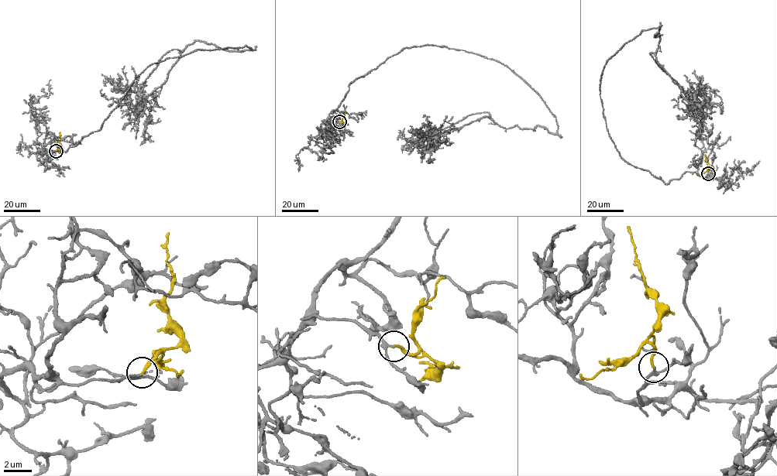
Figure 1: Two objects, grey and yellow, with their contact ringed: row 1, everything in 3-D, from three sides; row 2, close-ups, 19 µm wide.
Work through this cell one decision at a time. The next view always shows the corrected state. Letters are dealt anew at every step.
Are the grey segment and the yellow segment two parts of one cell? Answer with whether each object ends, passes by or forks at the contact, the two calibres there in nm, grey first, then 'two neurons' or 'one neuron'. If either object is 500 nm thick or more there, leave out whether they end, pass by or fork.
grey passes by; yellow ends; calibres 150 and 200 nm; one neuron

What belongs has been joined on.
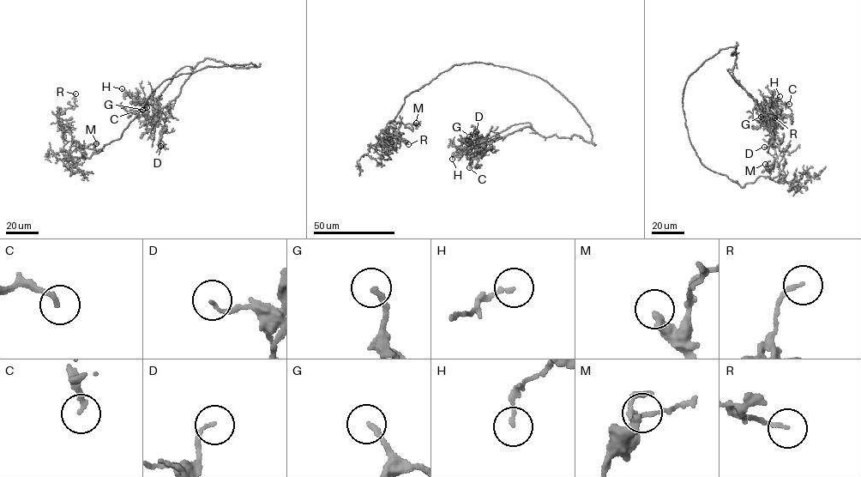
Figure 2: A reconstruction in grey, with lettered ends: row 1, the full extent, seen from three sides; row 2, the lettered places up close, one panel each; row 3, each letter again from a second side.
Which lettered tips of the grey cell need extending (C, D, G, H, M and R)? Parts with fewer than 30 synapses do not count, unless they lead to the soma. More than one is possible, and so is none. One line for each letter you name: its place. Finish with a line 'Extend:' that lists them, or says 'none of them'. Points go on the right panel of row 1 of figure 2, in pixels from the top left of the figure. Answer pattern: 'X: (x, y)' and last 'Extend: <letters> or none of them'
Extend: none of them

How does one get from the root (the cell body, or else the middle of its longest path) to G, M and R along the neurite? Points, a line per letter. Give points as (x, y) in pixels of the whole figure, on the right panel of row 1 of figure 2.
G: (685, 87), (706, 60), (734, 47), (733, 75), (763, 111), (767, 123), (761, 117)
M: (685, 87), (682, 101), (686, 127), (701, 161), (743, 187), (760, 176), (769, 177), (765, 164)
R: (685, 87), (685, 123), (697, 156), (741, 187), (769, 177), (777, 157), (771, 144), (774, 117)

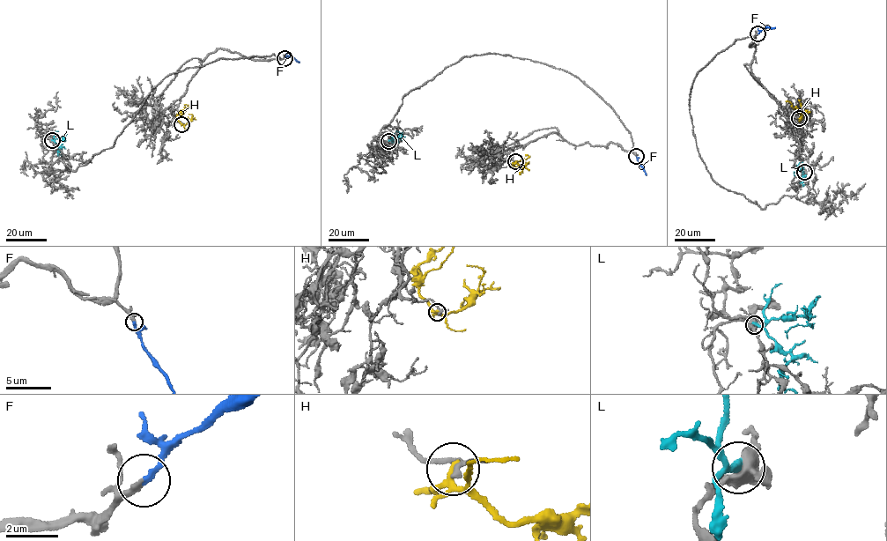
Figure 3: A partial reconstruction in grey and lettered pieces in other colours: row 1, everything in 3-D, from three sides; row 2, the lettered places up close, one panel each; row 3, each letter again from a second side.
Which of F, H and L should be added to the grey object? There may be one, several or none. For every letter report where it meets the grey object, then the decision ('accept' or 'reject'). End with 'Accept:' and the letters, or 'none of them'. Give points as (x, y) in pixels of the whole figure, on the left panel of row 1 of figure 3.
F: (284, 58) | accept
H: (181, 124) | reject
L: (52, 140) | reject
Accept: F

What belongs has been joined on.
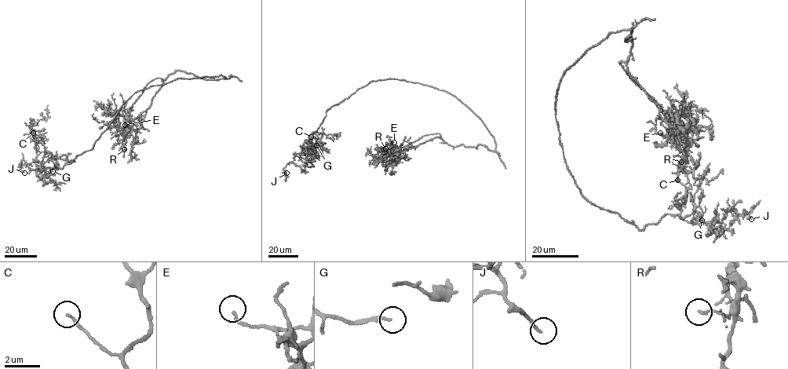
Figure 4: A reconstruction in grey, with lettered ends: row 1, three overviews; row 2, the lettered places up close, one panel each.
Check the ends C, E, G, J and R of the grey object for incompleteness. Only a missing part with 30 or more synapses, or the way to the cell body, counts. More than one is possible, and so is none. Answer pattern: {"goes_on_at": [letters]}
{"goes_on_at": ["G", "J"]}

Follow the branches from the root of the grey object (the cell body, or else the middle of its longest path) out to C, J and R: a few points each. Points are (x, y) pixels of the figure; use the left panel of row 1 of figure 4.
C: (165, 84), (134, 93), (91, 149), (61, 169), (50, 159), (43, 161), (48, 155), (33, 133)
J: (165, 84), (134, 93), (91, 149), (61, 169), (50, 159), (31, 170), (22, 160), (24, 173)
R: (165, 84), (179, 78), (226, 78), (206, 79), (176, 71), (149, 107), (126, 123), (124, 149)

